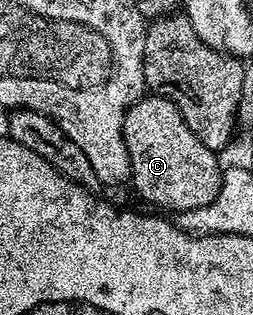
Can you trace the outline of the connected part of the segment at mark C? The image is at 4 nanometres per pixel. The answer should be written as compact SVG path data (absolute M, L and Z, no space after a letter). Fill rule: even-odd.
M145 95L131 105L124 116L124 138L132 168L130 185L142 200L157 205L157 210L185 213L206 207L218 195L222 176L219 156L186 127L186 119L170 98Z

